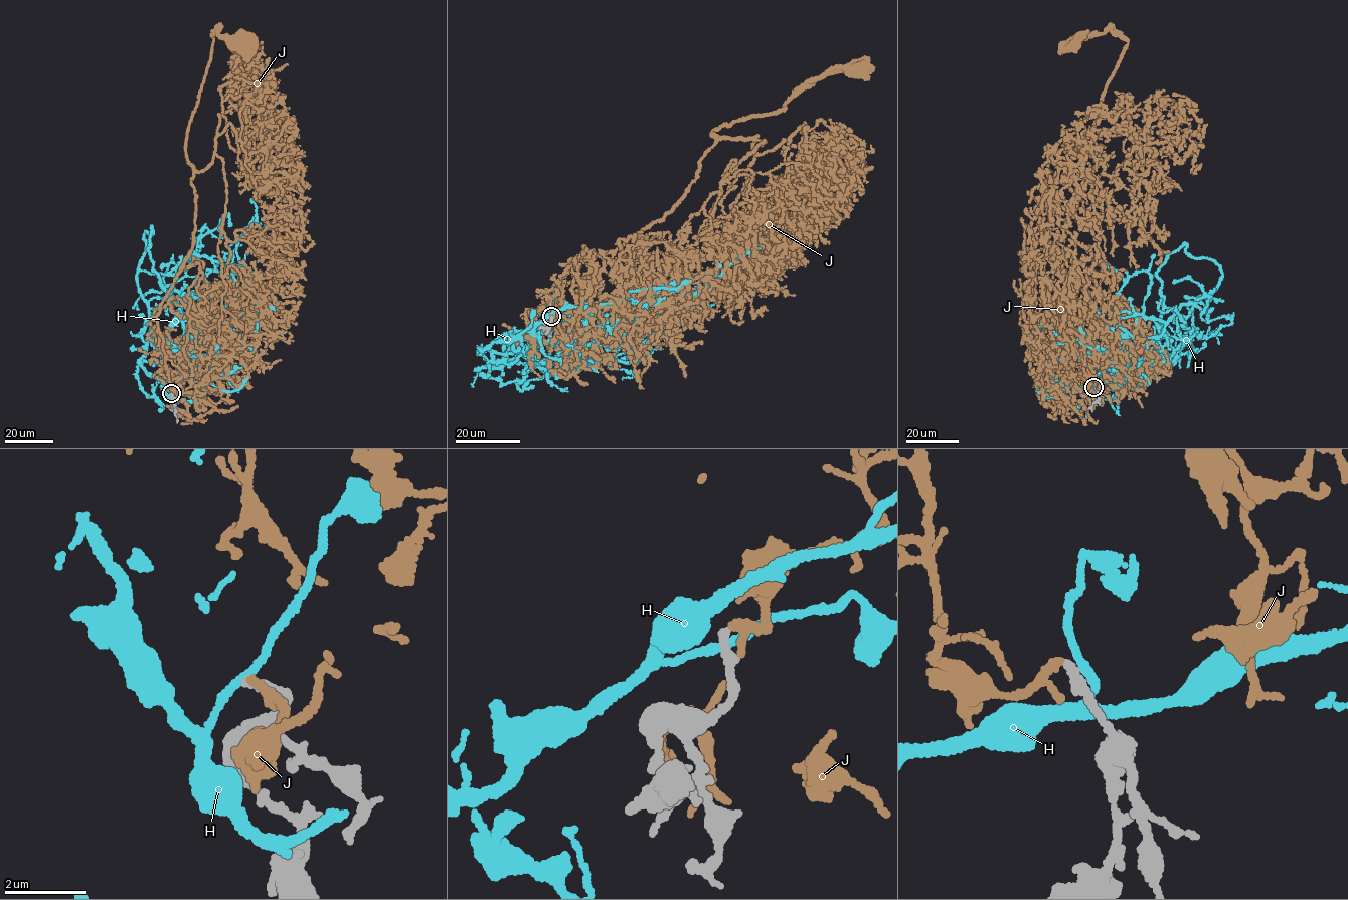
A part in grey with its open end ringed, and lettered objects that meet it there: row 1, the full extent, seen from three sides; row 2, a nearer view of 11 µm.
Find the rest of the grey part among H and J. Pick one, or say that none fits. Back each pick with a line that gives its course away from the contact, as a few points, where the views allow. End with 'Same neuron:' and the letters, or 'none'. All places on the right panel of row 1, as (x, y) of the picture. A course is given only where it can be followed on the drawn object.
J: via (1093, 387), (1092, 314), (1109, 304), (1113, 275), (1080, 151), (1127, 39), (1109, 26), (1075, 41)
Same neuron: J

